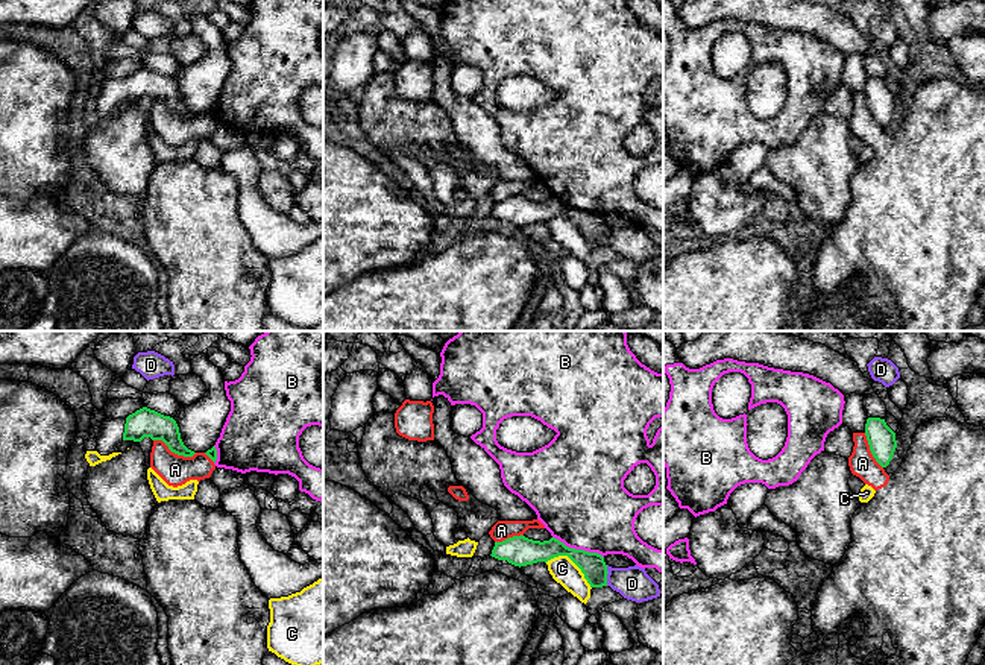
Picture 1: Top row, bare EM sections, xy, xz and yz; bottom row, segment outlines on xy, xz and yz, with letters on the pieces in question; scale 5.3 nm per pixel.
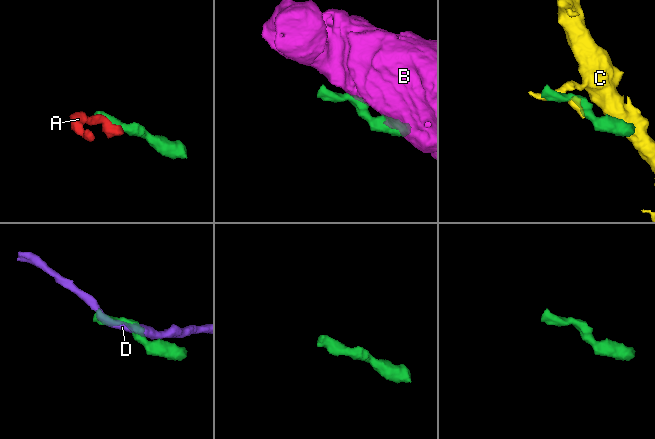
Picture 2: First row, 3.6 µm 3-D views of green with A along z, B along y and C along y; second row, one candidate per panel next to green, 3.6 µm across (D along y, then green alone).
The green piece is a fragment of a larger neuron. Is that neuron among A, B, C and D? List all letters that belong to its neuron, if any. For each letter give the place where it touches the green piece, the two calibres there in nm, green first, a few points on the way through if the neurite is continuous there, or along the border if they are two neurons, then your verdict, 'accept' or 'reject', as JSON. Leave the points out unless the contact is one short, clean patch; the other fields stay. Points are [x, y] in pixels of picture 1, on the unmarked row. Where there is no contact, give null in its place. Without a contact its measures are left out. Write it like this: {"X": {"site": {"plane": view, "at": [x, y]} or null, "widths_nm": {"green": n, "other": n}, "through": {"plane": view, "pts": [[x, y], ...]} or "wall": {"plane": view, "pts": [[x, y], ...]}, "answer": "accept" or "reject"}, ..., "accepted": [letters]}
{"A": {"site": {"plane": "xy", "at": [175, 113]}, "widths_nm": {"green": 160, "other": 160}, "wall": {"plane": "xy", "pts": [[154, 99], [160, 99], [178, 114], [193, 116], [196, 113]]}, "answer": "reject"}, "B": {"site": {"plane": "xz", "at": [579, 210]}, "widths_nm": {"green": 140, "other": 460}, "answer": "reject"}, "C": {"site": {"plane": "xz", "at": [572, 220]}, "widths_nm": {"green": 140, "other": 140}, "wall": {"plane": "xz", "pts": [[545, 222], [566, 216], [580, 230], [591, 248]]}, "answer": "reject"}, "D": {"site": {"plane": "xz", "at": [606, 236]}, "widths_nm": {"green": 140, "other": 180}, "wall": {"plane": "xz", "pts": [[606, 225], [607, 245]]}, "answer": "reject"}, "accepted": []}

